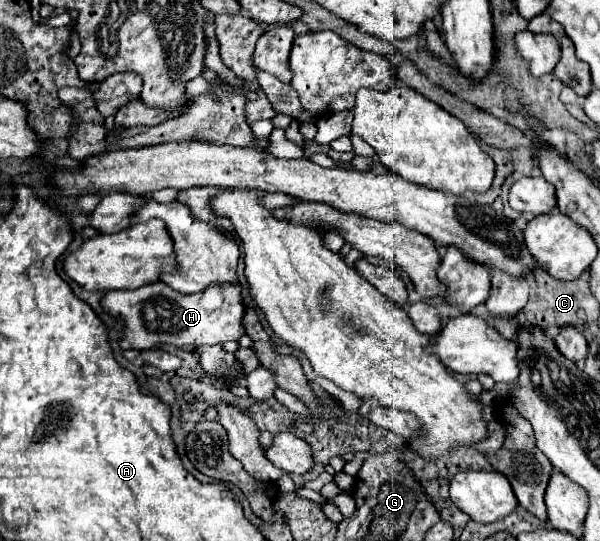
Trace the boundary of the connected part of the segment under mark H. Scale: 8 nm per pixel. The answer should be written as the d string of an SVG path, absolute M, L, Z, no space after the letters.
M161 280L147 284L137 290L111 290L105 292L101 298L101 306L109 316L121 318L123 322L123 338L119 340L121 350L151 350L159 348L161 344L173 344L177 348L197 348L197 346L213 346L213 344L223 344L227 340L237 340L243 336L243 300L239 292L239 284L211 284L203 292L195 294L179 294Z

